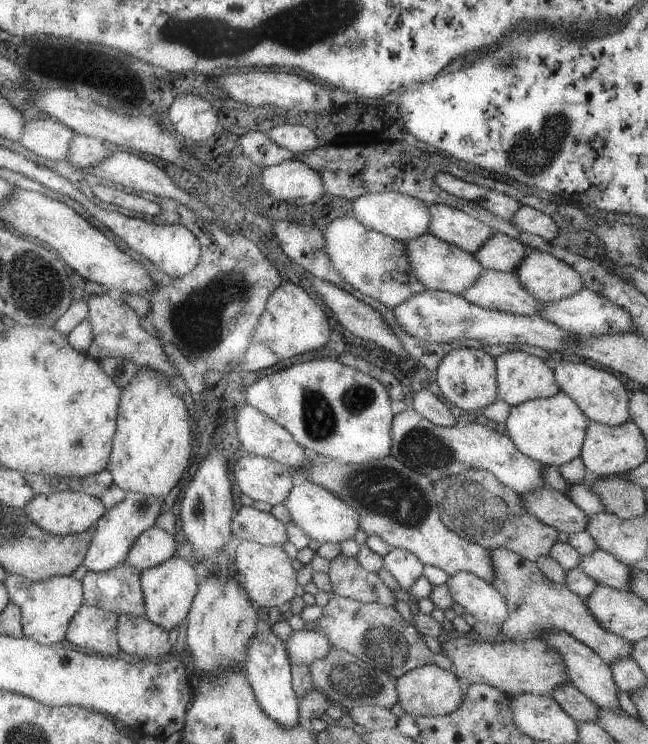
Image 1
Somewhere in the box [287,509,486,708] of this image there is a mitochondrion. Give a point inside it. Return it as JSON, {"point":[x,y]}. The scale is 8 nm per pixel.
{"point":[386,646]}

